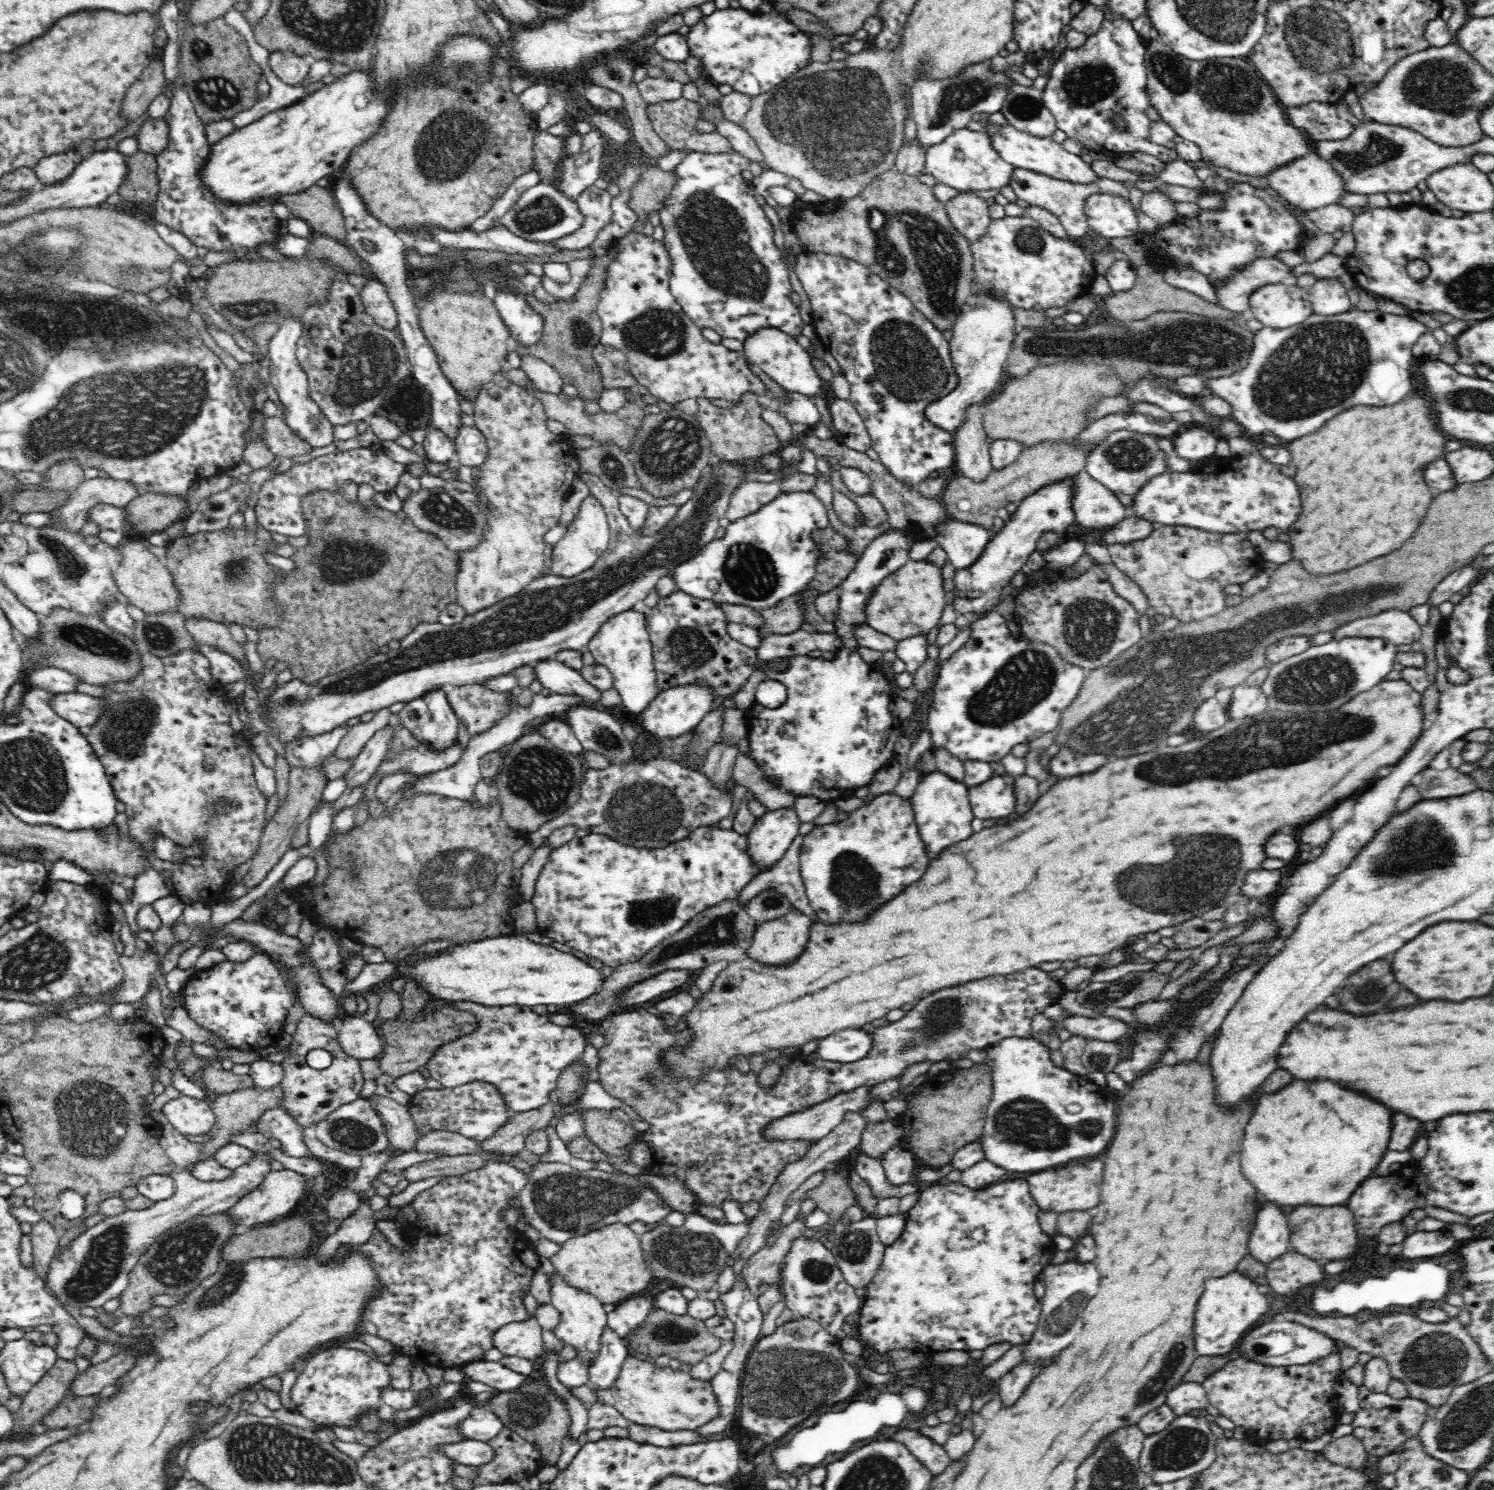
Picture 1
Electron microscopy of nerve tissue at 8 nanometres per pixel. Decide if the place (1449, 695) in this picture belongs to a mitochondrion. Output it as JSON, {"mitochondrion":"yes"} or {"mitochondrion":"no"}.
{"mitochondrion":"no"}

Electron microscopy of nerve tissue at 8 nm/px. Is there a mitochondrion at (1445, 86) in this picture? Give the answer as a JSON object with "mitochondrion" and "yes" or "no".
{"mitochondrion":"yes"}

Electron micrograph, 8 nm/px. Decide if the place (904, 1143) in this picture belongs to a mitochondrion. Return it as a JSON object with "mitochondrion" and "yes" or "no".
{"mitochondrion":"no"}

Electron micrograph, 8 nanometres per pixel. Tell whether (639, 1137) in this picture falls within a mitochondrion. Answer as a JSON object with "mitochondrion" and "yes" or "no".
{"mitochondrion":"no"}

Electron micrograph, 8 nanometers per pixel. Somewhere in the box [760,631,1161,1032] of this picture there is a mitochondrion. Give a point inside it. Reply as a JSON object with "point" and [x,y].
{"point":[1025,681]}

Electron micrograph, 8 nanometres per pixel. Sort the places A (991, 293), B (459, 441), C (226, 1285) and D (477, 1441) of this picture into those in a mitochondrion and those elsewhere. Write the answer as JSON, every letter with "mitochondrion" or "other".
{"A":"other","B":"other","C":"mitochondrion","D":"other"}

